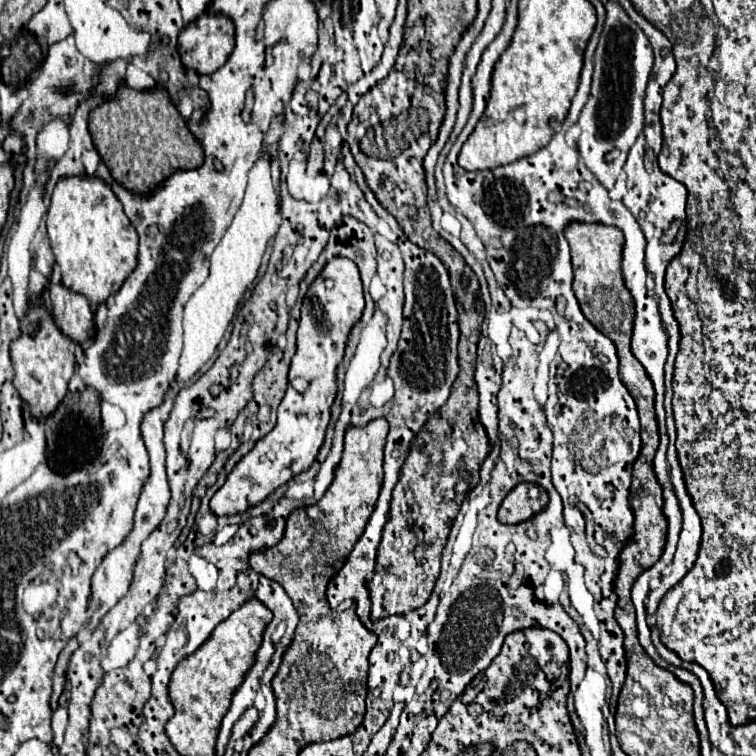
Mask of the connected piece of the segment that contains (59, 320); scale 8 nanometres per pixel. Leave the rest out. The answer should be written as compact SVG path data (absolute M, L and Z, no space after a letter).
M59 284L51 288L51 302L57 328L77 344L89 340L89 332L93 326L93 312L87 298Z

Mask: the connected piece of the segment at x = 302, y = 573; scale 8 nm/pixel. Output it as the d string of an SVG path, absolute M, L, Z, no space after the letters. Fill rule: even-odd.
M377 418L369 422L365 428L347 428L345 450L335 470L333 484L317 504L295 510L295 534L285 534L283 540L279 542L279 550L271 548L271 580L279 582L293 602L303 602L307 594L327 594L327 582L343 568L347 556L351 554L357 540L361 538L381 492L383 448L387 442L387 434L389 434L389 422L385 418Z

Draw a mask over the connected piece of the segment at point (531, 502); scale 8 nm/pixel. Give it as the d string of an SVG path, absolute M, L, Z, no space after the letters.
M519 484L507 494L503 504L499 506L499 522L521 524L547 508L549 496L545 490L541 490L539 498L529 498L527 490L529 490L529 484Z

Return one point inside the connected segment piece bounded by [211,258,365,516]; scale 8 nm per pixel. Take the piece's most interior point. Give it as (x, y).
(334, 303)

